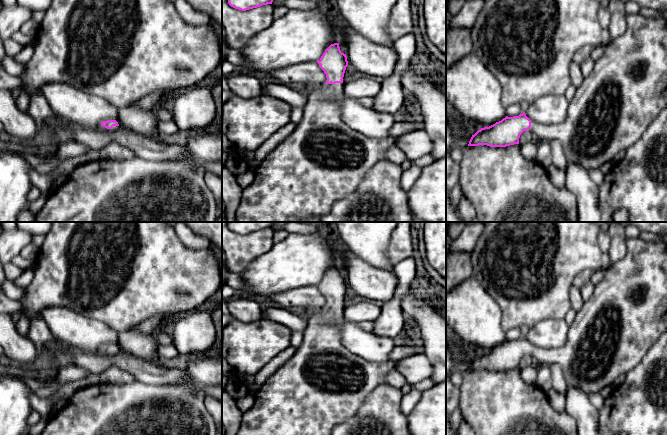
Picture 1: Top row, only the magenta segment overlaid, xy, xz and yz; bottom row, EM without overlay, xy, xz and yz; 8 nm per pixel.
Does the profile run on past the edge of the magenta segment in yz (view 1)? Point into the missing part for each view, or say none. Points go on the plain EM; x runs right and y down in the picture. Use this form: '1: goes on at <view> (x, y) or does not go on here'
1: goes on at yz (611, 334)

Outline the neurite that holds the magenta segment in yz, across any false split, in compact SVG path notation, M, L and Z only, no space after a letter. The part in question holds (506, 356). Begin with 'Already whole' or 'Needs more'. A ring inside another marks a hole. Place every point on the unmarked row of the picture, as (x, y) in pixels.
Needs more. M639 237L628 238L626 250L625 256L613 263L605 271L603 280L595 285L593 297L577 313L574 322L569 326L567 341L562 347L546 349L532 346L525 336L519 340L506 340L501 345L478 354L472 359L468 370L506 371L519 368L520 359L530 353L540 365L558 364L567 385L576 387L587 395L612 386L618 377L636 367L667 331L667 243L647 242Z

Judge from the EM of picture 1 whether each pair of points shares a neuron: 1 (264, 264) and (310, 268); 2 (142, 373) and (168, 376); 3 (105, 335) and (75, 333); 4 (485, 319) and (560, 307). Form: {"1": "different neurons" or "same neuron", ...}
{"1": "same neuron", "2": "same neuron", "3": "same neuron", "4": "different neurons"}

